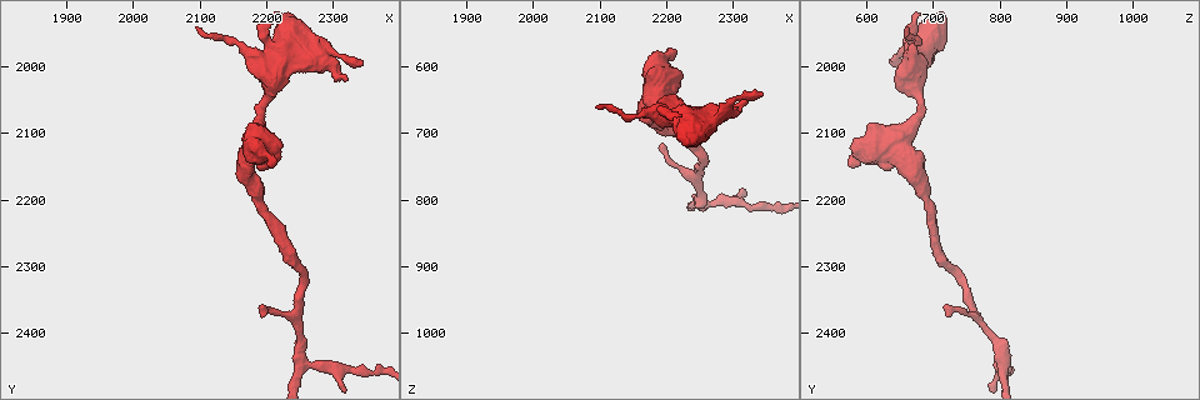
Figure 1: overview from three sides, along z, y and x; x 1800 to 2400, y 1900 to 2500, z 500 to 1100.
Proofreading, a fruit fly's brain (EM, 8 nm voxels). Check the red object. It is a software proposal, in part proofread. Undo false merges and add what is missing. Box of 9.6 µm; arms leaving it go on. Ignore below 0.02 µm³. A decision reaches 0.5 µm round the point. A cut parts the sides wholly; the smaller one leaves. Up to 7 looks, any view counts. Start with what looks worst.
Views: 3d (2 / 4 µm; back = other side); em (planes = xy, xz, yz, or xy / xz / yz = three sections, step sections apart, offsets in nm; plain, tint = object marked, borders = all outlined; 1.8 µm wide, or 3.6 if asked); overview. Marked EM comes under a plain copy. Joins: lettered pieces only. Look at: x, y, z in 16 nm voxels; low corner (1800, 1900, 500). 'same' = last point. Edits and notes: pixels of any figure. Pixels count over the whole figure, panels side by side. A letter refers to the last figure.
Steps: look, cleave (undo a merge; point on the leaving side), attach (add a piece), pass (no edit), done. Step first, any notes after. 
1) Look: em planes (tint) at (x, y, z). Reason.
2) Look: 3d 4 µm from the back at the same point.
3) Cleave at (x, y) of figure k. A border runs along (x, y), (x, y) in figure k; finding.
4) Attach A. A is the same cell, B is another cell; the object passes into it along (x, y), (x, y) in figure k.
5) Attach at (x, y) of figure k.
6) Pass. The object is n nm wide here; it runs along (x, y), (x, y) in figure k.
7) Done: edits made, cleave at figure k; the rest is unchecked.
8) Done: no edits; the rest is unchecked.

Look: em xz step 8 (borders) at (2325, 2015, 650). Branch stops here.

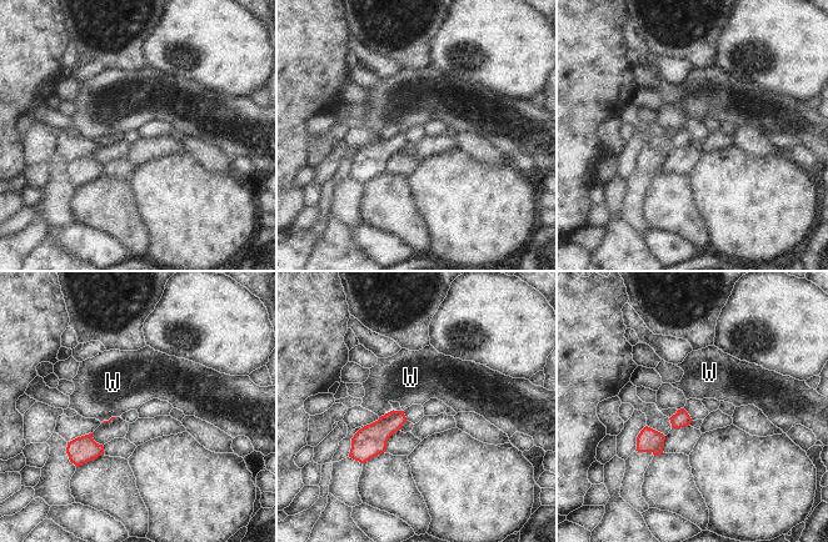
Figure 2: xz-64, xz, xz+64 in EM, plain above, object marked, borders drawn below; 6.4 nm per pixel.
Look: em planes (borders) at the same point. Cut it another way.

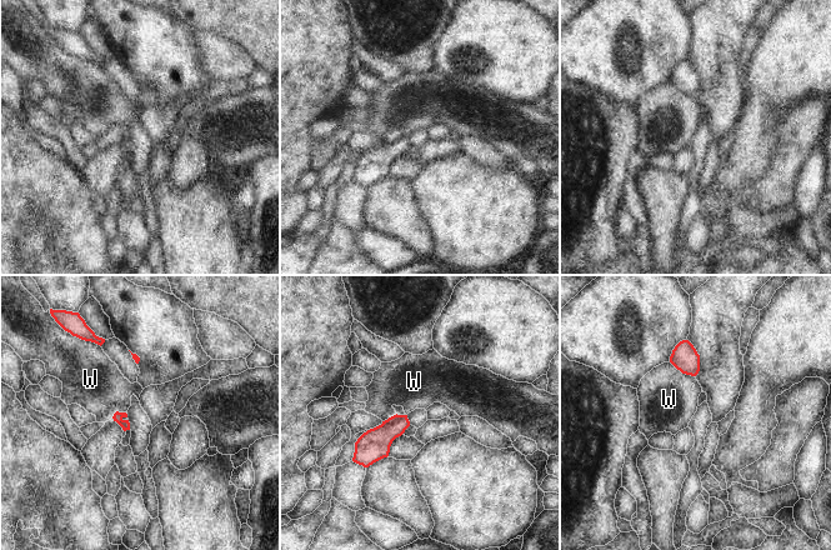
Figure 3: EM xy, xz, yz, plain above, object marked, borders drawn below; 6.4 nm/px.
Pass. W is another cell; a border runs along (670, 361), (682, 373), (694, 376) in figure 3; none of them fits.

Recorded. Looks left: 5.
Look: em xy step 8 (borders) at (2190, 2375, 725). Thin end.

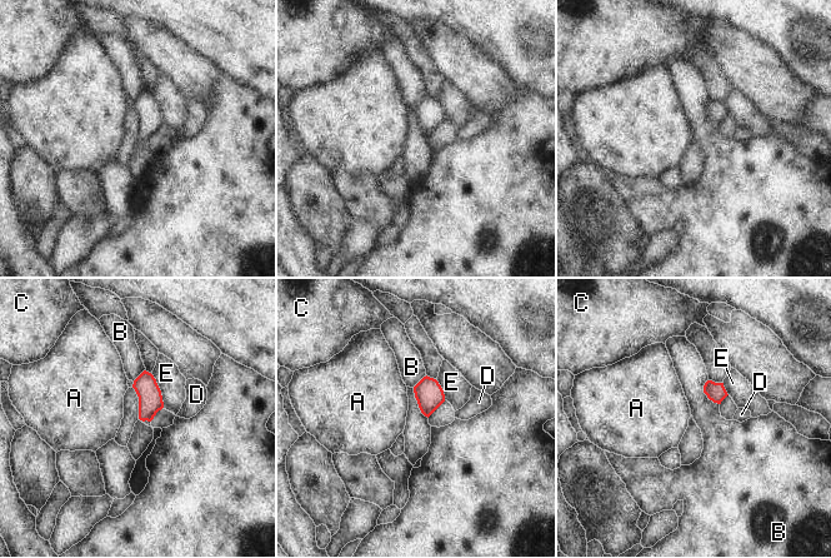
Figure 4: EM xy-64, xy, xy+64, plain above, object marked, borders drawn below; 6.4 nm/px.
Pass. The object is 160 nm wide here; A, B, C, D and E are other cells; a border runs along (707, 379), (704, 393), (719, 404) in figure 4; none of them fits.

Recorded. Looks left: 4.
Look: em xy step 16 (tint) at (2095, 1940, 660).

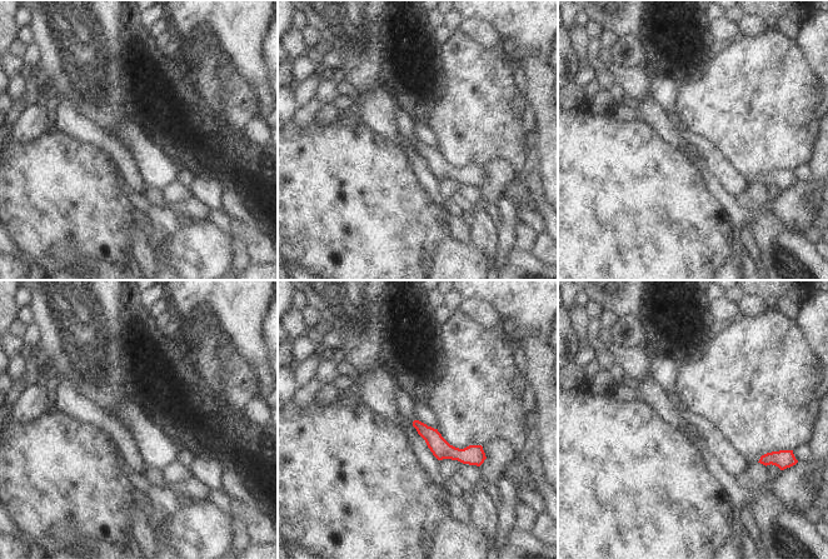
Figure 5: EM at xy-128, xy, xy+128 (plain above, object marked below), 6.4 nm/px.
Look: em planes (borders) at the same point.

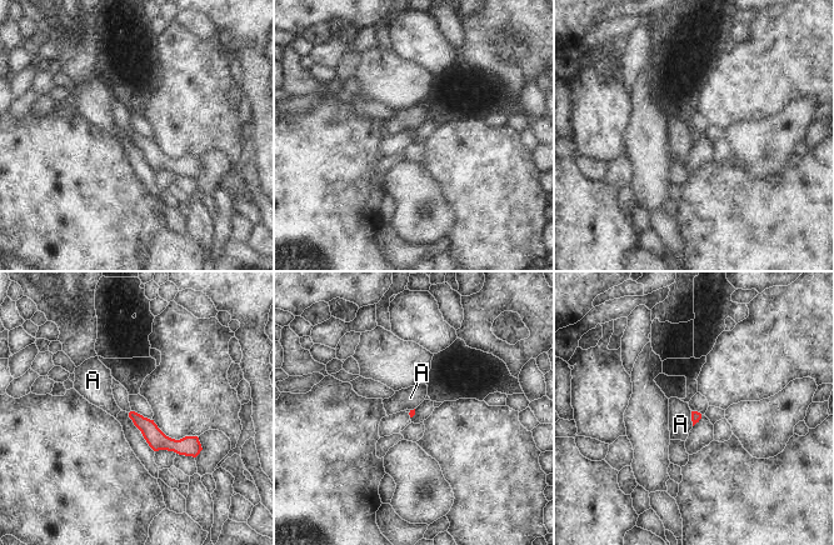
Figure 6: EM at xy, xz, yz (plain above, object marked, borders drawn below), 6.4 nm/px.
Pass. A is another cell; it runs along (133, 415), (160, 441), (196, 450) in figure 6; none of them fits.

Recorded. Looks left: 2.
Done: no edits; the rest is unchecked.

